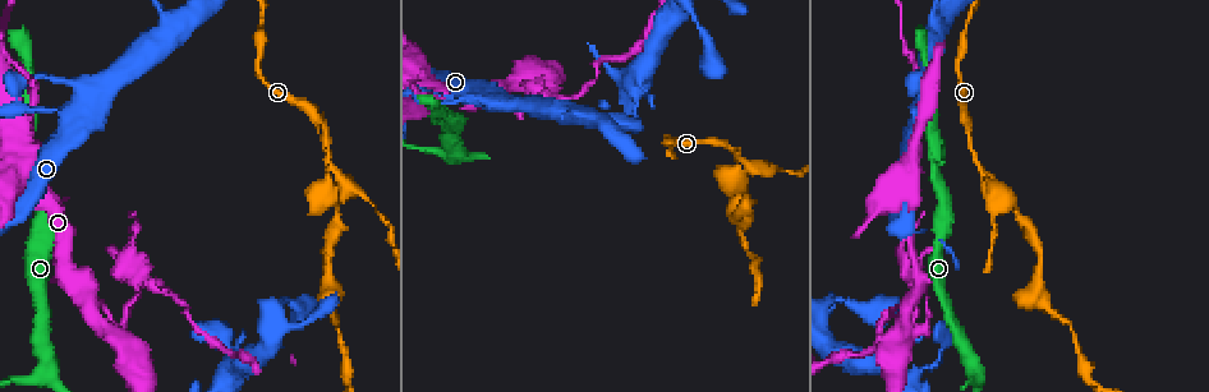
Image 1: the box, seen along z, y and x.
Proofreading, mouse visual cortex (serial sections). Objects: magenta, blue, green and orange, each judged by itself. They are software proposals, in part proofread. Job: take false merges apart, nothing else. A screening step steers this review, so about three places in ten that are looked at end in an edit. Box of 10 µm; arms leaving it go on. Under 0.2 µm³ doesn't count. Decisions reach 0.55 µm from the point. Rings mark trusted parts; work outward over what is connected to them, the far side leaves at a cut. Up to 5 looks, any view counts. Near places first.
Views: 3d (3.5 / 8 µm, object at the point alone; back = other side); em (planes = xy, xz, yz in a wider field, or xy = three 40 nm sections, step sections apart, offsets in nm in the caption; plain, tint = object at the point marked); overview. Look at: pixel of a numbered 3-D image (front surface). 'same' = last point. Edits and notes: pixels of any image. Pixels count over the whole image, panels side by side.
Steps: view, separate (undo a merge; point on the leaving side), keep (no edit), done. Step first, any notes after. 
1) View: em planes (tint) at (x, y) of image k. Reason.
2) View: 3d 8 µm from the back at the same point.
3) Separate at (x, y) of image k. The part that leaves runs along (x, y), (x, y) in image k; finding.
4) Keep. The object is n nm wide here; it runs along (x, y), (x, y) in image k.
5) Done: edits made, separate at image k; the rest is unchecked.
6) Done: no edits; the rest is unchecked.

View: 3d 8 µm at (449, 97) of image 1. Sudden change in width.

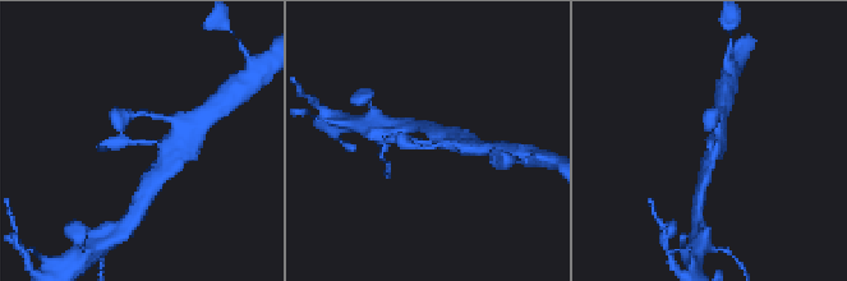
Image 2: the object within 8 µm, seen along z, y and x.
View: em xy step 1 (tint) at the same point.

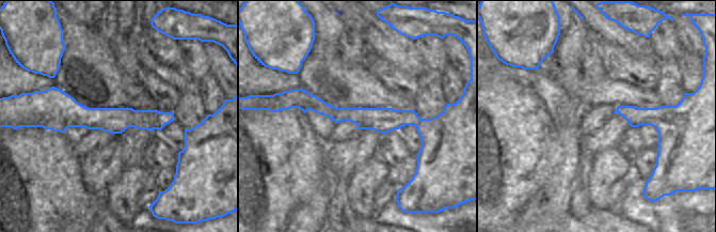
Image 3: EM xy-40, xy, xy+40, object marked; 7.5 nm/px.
Keep. It runs along (289, 102), (428, 128) in image 3; continuous, no second cell.

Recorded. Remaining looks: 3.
View: 3d 3.5 µm at (325, 152) of image 1. Thin neck.

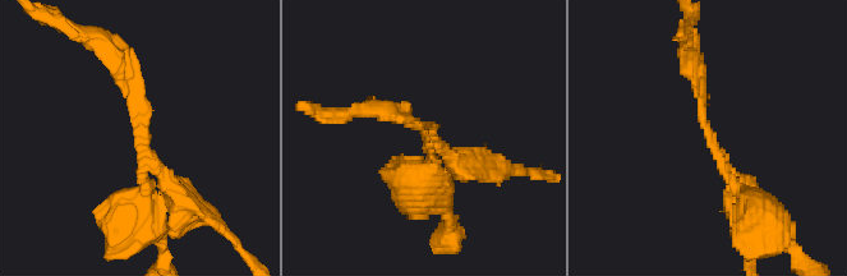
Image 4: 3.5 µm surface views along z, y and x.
View: em xy step 5 (tint) at (431, 134) of image 4.

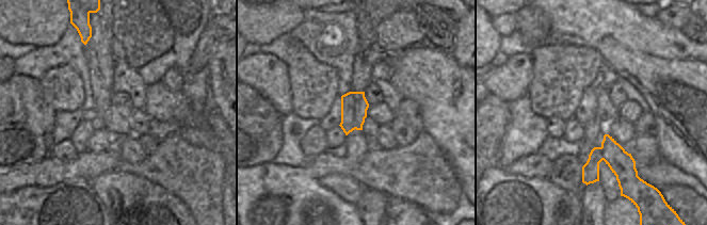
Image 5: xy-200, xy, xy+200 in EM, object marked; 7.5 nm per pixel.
Separate at (205, 214) of image 4. The object is 200 nm wide here; a border runs along (353, 92), (355, 128) in image 5; two cells meet here.

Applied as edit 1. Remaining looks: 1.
Done: edits made, separate at image 4; the rest is unchecked.

